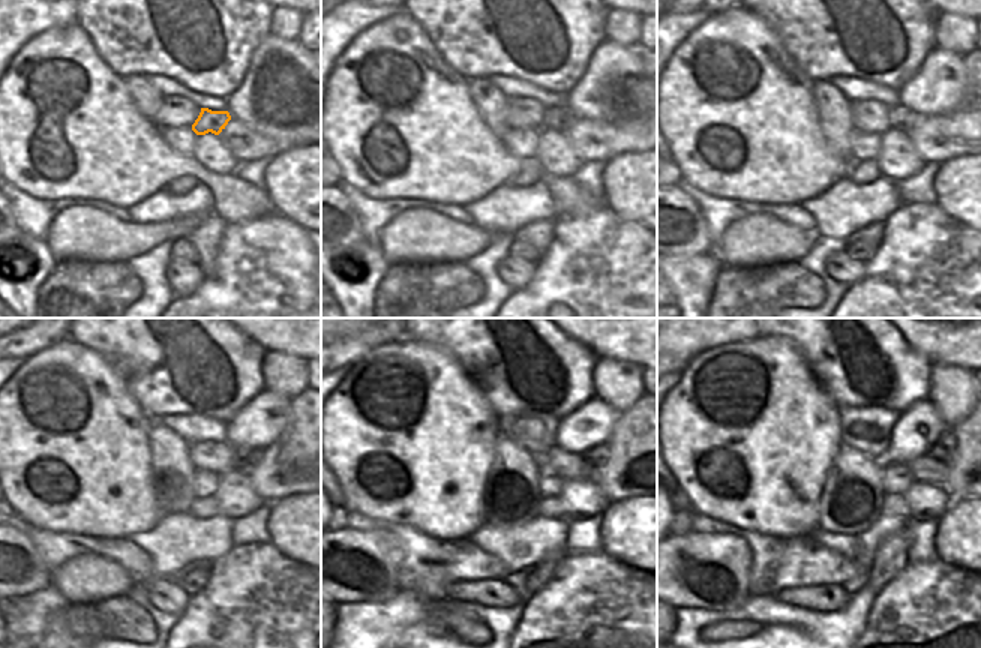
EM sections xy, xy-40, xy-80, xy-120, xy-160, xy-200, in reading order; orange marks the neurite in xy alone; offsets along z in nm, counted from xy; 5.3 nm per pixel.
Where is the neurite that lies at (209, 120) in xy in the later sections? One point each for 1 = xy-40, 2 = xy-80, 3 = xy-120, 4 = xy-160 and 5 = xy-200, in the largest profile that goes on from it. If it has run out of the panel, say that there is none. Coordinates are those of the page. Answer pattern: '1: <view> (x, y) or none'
1: xy-40 (561, 117)
2: xy-80 (900, 117)
3: xy-120 (243, 461)
4: xy-160 (597, 455)
5: xy-200 (942, 450)

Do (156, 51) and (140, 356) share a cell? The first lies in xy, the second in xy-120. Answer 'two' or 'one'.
one

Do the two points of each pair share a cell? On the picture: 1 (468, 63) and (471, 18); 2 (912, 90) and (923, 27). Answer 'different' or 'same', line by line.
1: same
2: different

